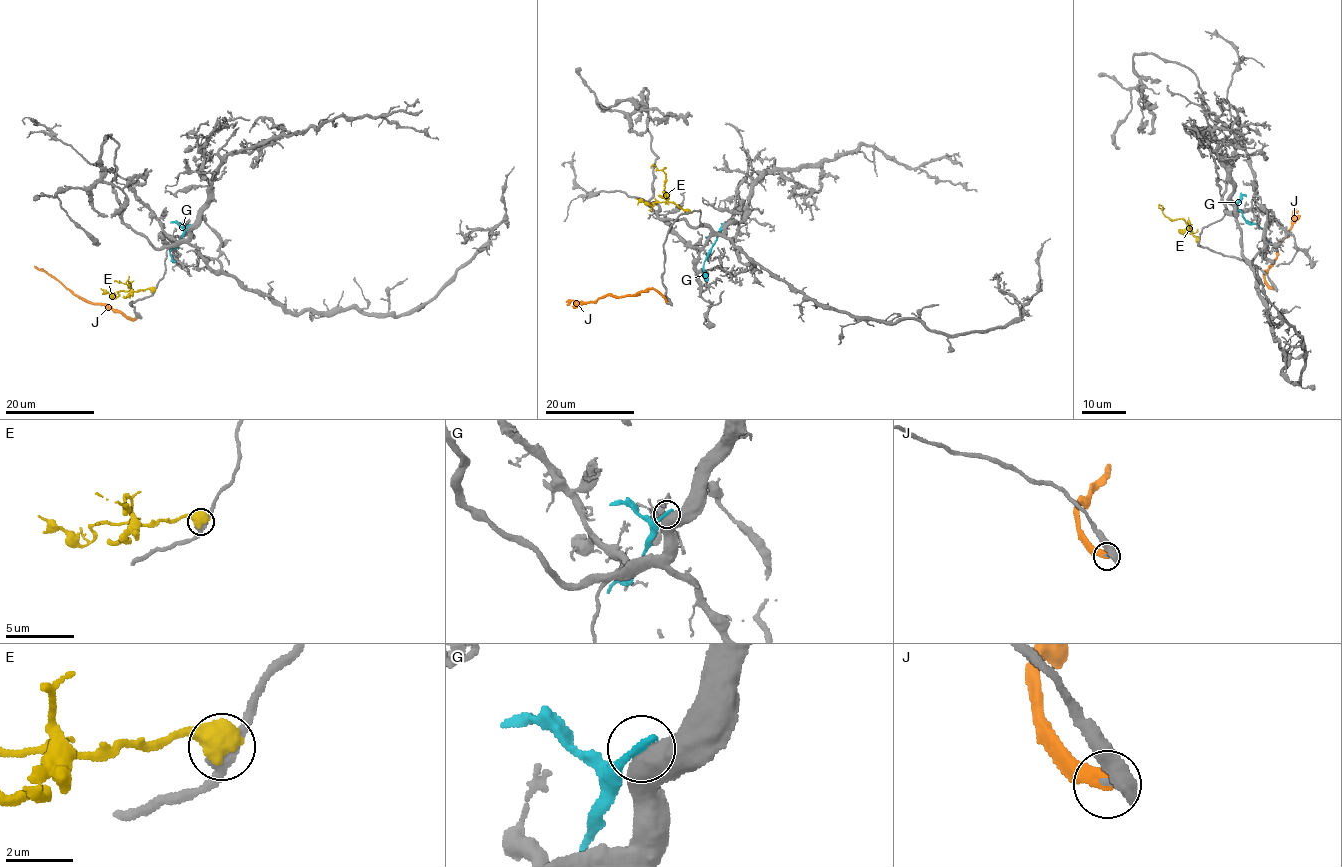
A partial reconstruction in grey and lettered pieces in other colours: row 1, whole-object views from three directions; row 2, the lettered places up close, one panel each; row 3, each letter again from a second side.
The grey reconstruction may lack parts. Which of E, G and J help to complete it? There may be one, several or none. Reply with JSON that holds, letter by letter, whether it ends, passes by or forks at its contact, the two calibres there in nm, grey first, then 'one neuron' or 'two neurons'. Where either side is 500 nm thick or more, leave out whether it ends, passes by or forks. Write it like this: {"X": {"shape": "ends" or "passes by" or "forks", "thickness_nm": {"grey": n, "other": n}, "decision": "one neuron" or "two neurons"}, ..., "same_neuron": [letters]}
{"E": {"thickness_nm": {"grey": 300, "other": 850}, "decision": "two neurons"}, "G": {"thickness_nm": {"grey": 750, "other": 280}, "decision": "two neurons"}, "J": {"shape": "ends", "thickness_nm": {"grey": 340, "other": 440}, "decision": "one neuron"}, "same_neuron": ["J"]}

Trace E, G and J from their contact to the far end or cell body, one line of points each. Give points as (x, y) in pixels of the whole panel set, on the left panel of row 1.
E: (153, 291), (133, 290), (128, 282), (128, 287), (114, 281)
G: (189, 226), (179, 243), (169, 250), (171, 259), (175, 262)
J: (135, 319), (103, 305), (84, 301), (34, 265)

